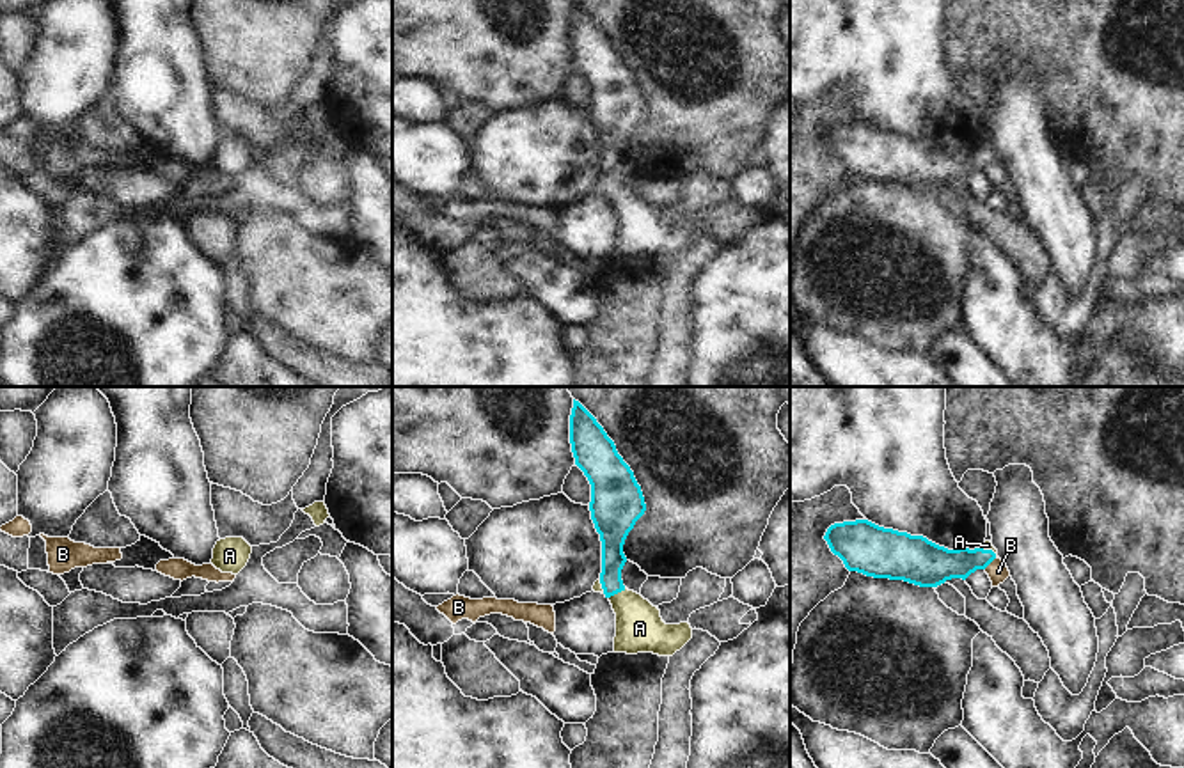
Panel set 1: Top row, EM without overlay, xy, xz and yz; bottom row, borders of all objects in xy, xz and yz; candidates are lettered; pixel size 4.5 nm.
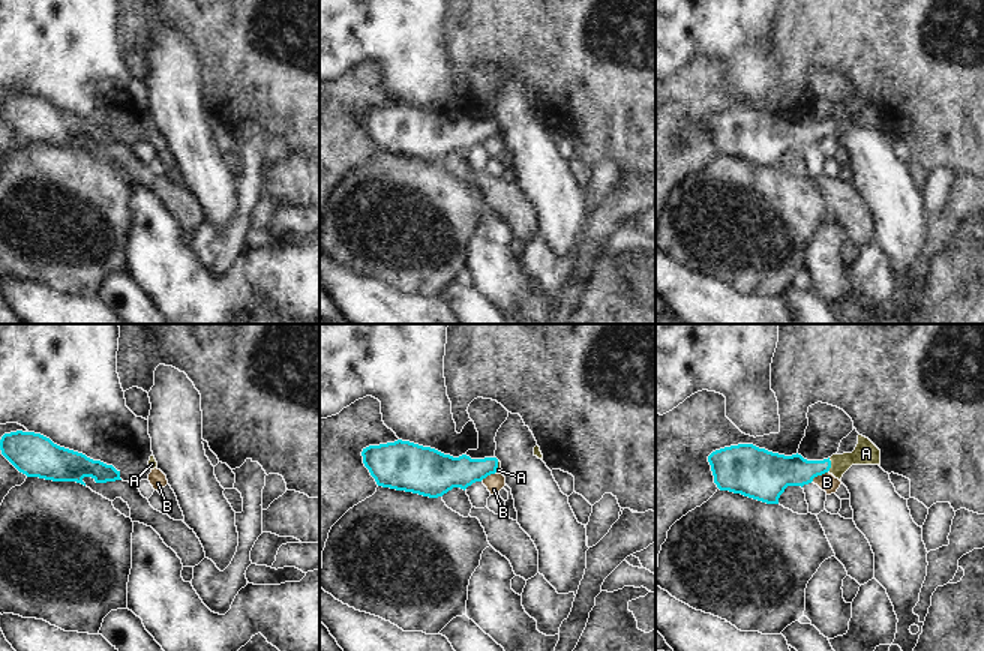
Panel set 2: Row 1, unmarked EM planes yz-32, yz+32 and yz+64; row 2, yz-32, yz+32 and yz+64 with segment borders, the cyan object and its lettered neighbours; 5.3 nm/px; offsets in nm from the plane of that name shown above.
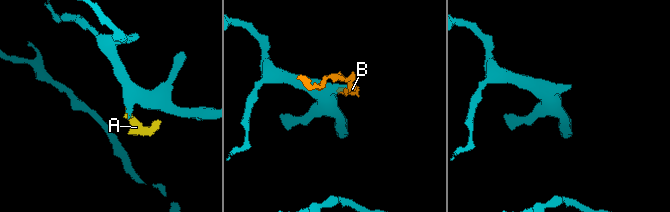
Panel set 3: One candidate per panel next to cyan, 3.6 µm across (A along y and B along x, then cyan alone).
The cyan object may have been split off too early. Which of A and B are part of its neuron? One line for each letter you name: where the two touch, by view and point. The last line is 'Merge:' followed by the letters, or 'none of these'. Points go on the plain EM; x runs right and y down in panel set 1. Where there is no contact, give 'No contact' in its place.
A: Touches cyan at xz (616, 195)
Merge: A

